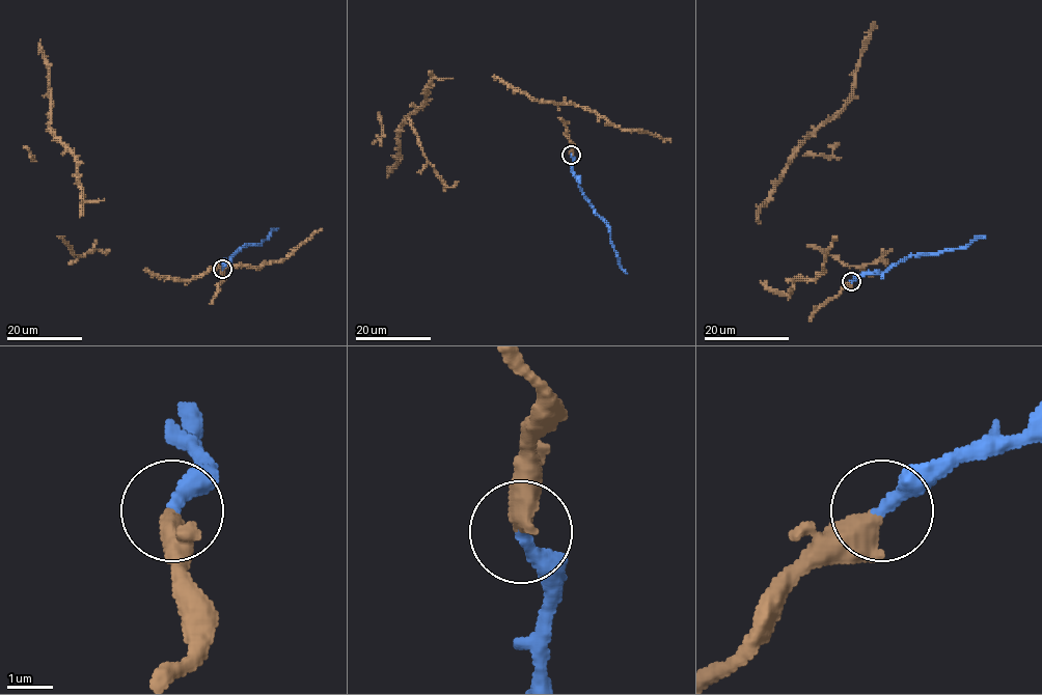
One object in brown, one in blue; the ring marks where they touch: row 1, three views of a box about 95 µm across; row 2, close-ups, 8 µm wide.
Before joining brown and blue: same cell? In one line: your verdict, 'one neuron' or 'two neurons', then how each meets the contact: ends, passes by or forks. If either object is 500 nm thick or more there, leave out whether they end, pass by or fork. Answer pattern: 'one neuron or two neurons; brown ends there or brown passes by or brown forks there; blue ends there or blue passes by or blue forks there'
one neuron

